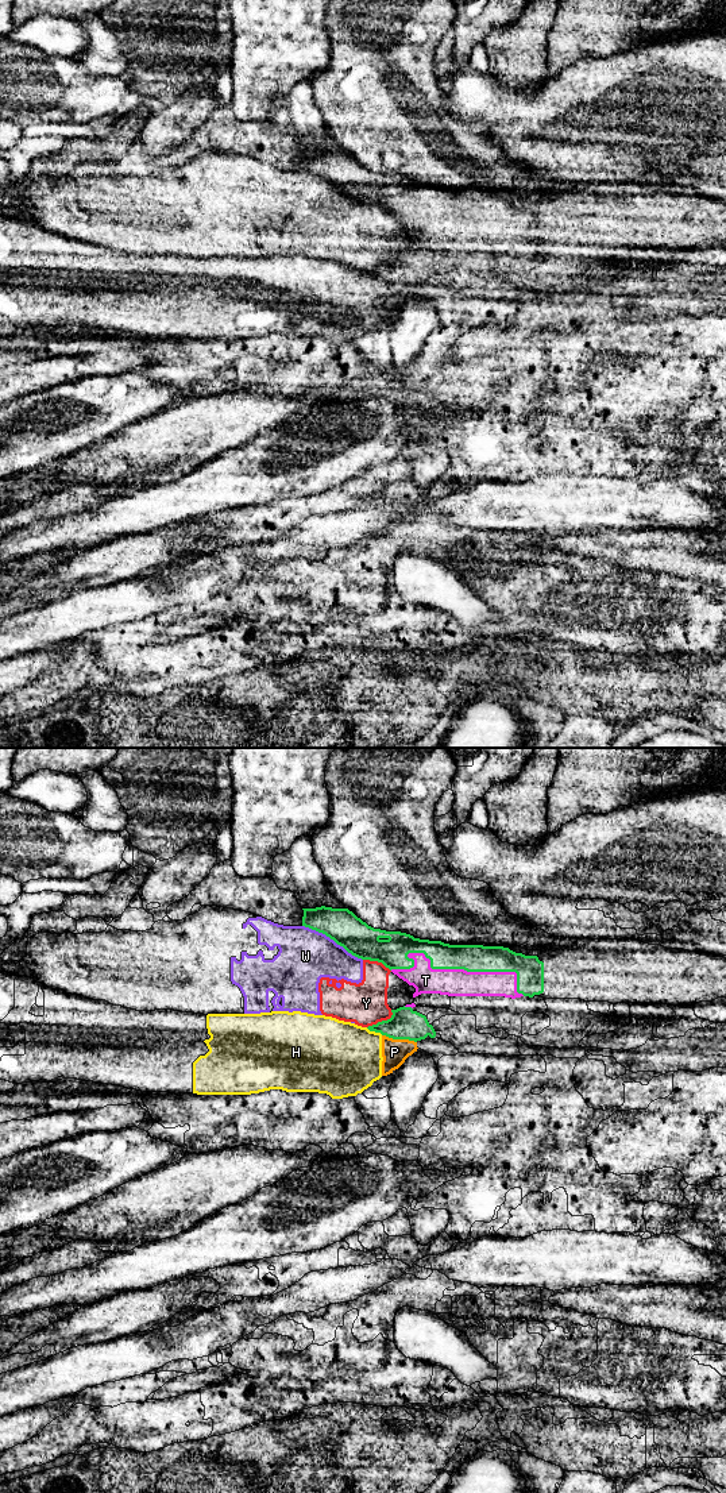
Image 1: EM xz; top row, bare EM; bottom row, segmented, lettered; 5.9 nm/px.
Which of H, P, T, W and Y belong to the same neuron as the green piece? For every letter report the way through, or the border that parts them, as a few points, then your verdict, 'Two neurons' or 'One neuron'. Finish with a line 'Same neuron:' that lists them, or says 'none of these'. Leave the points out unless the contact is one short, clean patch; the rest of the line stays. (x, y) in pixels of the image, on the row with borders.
H: Two neurons
P: Boundary: xz (382, 1034), (390, 1038), (408, 1038), (416, 1042). Two neurons
T: One neuron
W: Two neurons
Y: Two neurons
Same neuron: T

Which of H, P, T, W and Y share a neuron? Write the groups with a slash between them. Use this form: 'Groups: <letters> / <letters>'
Groups: H P / T / W Y

